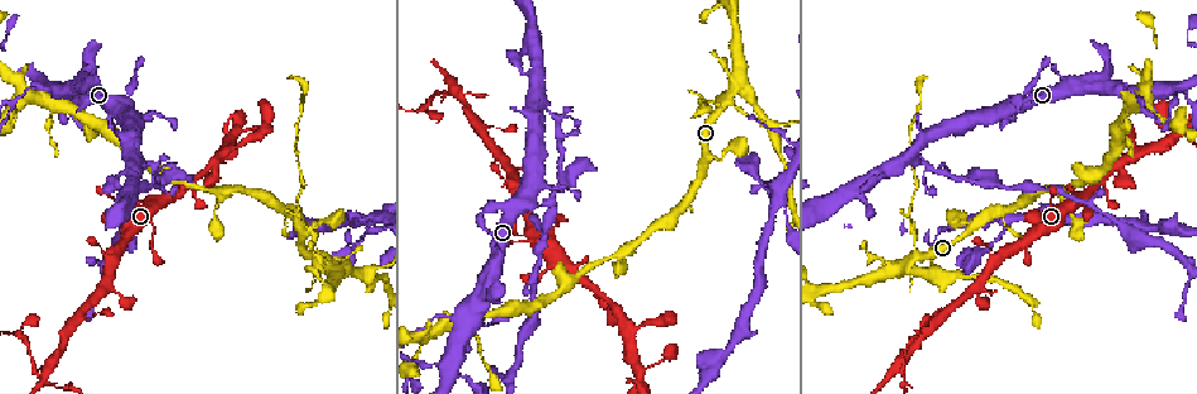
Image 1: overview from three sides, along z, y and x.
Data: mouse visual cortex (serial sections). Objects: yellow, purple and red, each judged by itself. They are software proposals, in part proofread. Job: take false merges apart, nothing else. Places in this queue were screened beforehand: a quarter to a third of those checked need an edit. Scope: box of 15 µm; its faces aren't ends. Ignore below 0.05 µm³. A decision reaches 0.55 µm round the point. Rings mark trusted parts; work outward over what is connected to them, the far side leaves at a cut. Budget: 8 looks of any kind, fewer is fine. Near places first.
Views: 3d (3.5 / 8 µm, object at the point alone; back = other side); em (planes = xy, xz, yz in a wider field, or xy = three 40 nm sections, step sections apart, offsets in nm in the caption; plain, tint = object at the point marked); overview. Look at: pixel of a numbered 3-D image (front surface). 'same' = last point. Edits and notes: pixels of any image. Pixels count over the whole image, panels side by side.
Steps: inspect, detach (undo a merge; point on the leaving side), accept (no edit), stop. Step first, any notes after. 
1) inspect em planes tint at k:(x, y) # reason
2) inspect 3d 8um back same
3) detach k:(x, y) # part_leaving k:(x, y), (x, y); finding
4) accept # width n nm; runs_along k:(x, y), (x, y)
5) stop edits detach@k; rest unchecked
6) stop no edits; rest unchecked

inspect em xy step 1 tint at 1:(915, 254) # a fork

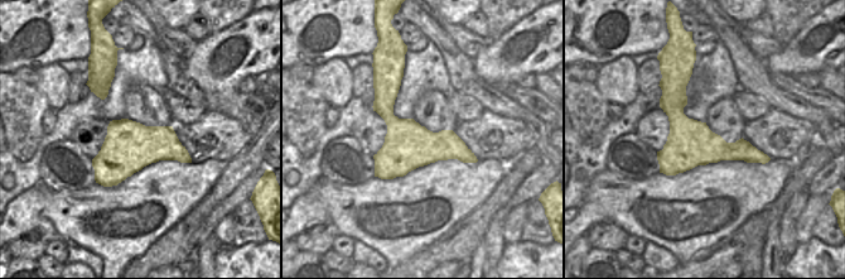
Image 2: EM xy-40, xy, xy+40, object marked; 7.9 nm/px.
inspect 3d 3.5um same # see where the arms go

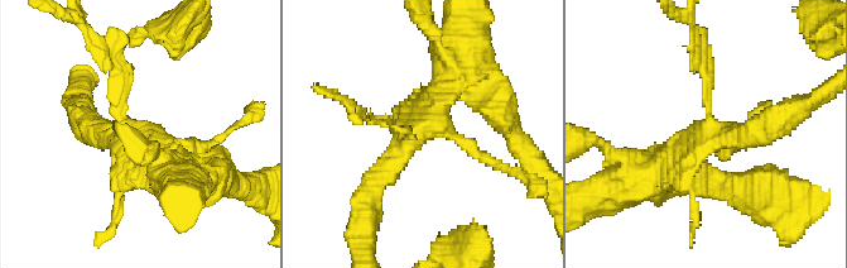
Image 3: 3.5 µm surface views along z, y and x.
detach 3:(708, 72) # width 380 nm; part_leaving 3:(710, 115), (693, 25); two cells meet here

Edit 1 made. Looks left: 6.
inspect overview # see it whole again

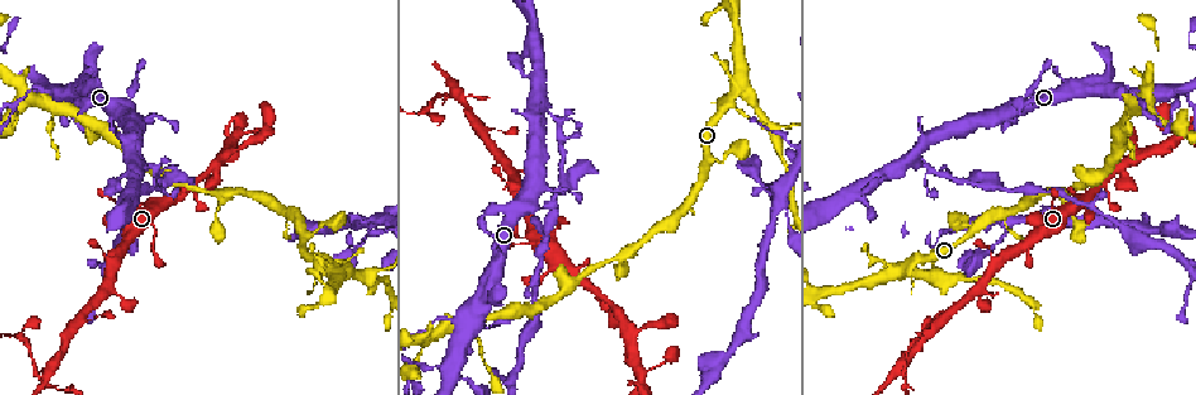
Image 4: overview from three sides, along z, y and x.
inspect 3d 8um at 4:(463, 318) # sharp bend

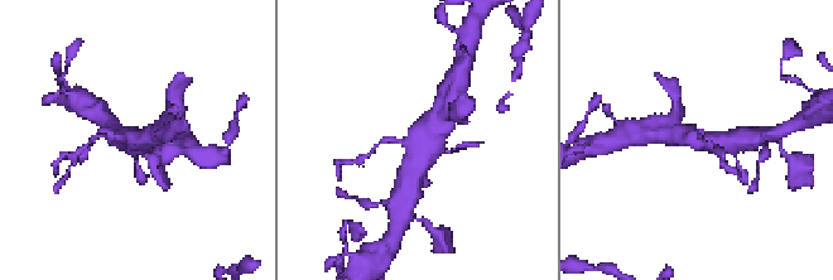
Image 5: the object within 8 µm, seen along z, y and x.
inspect em xy step 3 tint at 5:(418, 136) # now the EM

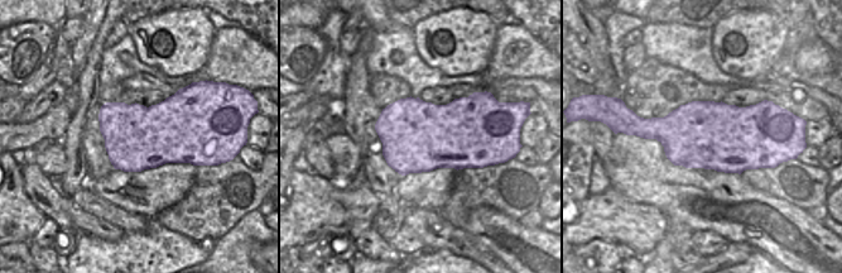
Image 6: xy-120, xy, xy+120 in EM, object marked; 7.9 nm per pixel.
accept # runs_along 5:(447, 110), (414, 172); one cell here

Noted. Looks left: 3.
inspect em xy step 3 tint at 4:(438, 366) # narrows sharply

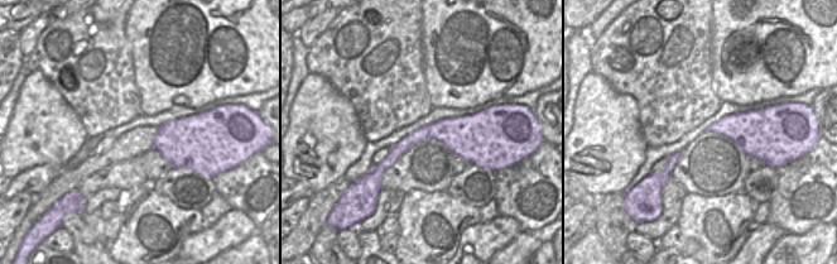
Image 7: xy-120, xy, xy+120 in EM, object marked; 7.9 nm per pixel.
inspect 3d 3.5um same

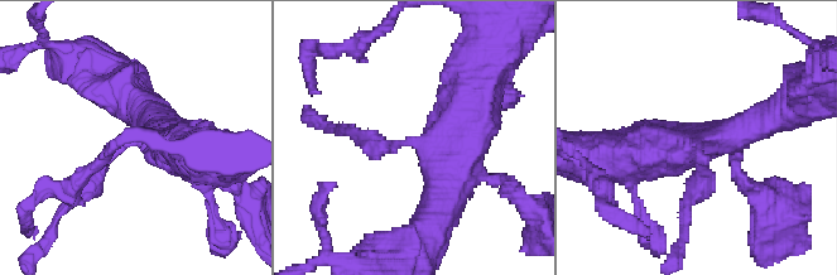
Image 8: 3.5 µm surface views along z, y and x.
accept # runs_along 8:(184, 148), (130, 140), (59, 213); all the same cell

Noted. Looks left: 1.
stop edits detach@3; rest unchecked

